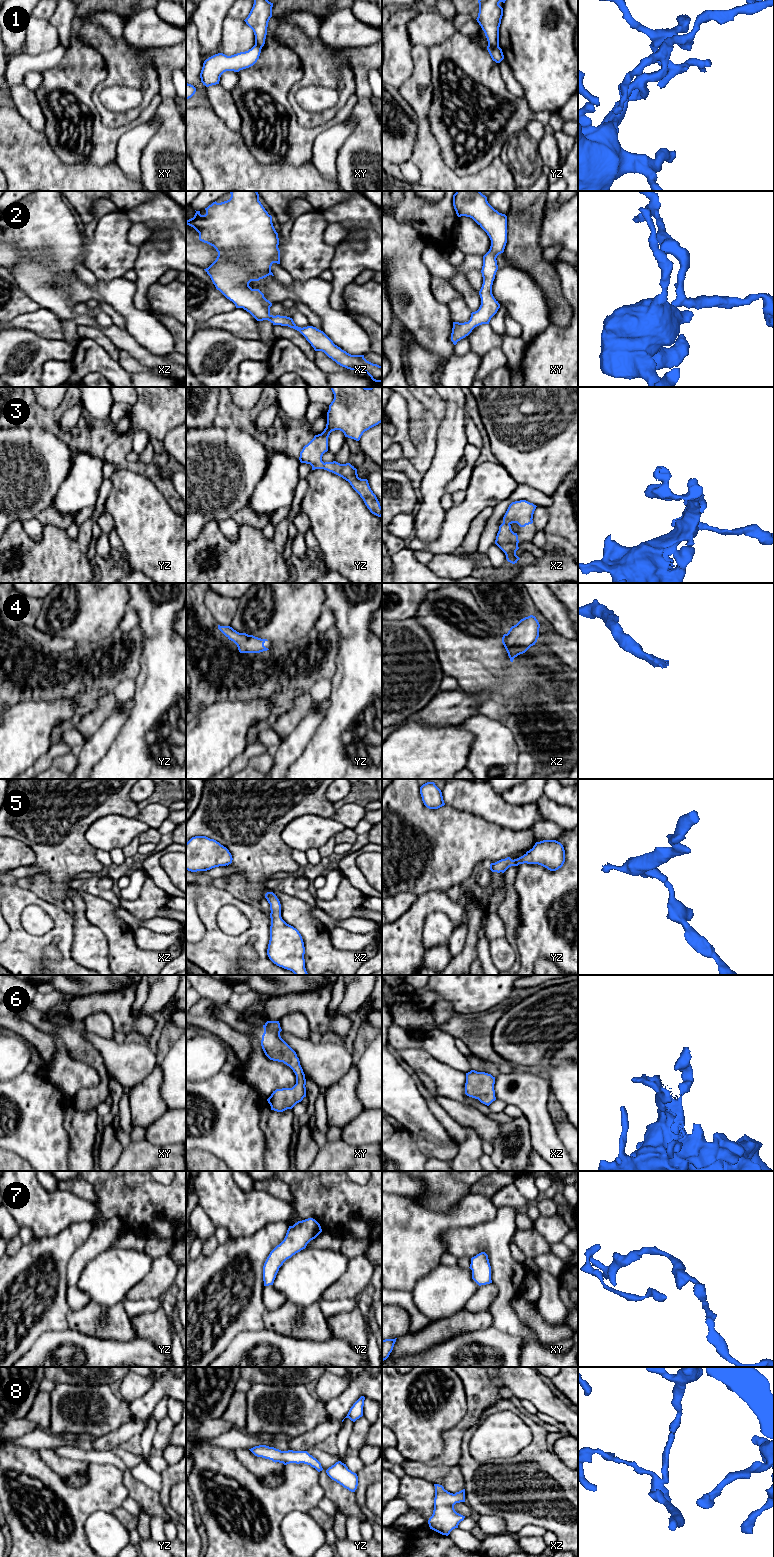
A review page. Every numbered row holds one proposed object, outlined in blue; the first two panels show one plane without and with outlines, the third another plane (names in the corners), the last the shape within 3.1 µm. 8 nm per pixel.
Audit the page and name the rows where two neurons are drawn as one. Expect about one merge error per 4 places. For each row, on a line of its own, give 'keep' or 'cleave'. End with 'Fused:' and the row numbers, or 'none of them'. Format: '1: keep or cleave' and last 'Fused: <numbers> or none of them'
1: cleave
2: keep
3: keep
4: keep
5: keep
6: keep
7: keep
8: keep
Fused: 1

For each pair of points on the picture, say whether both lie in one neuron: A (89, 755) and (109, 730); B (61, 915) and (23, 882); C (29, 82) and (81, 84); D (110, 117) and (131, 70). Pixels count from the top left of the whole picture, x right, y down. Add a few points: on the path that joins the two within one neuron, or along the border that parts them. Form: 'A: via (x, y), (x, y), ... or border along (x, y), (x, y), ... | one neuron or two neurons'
A: via (94, 749), (104, 736) | one neuron
B: border along (15, 880), (17, 886), (29, 890) | two neurons
C: border along (41, 72), (42, 82), (34, 91) | two neurons
D: via (97, 102), (96, 91), (116, 74) | one neuron

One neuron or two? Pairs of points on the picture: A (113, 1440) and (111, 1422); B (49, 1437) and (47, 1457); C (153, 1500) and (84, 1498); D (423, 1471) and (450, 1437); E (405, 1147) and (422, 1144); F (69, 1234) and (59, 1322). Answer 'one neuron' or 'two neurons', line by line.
A: two neurons
B: two neurons
C: two neurons
D: one neuron
E: two neurons
F: one neuron

